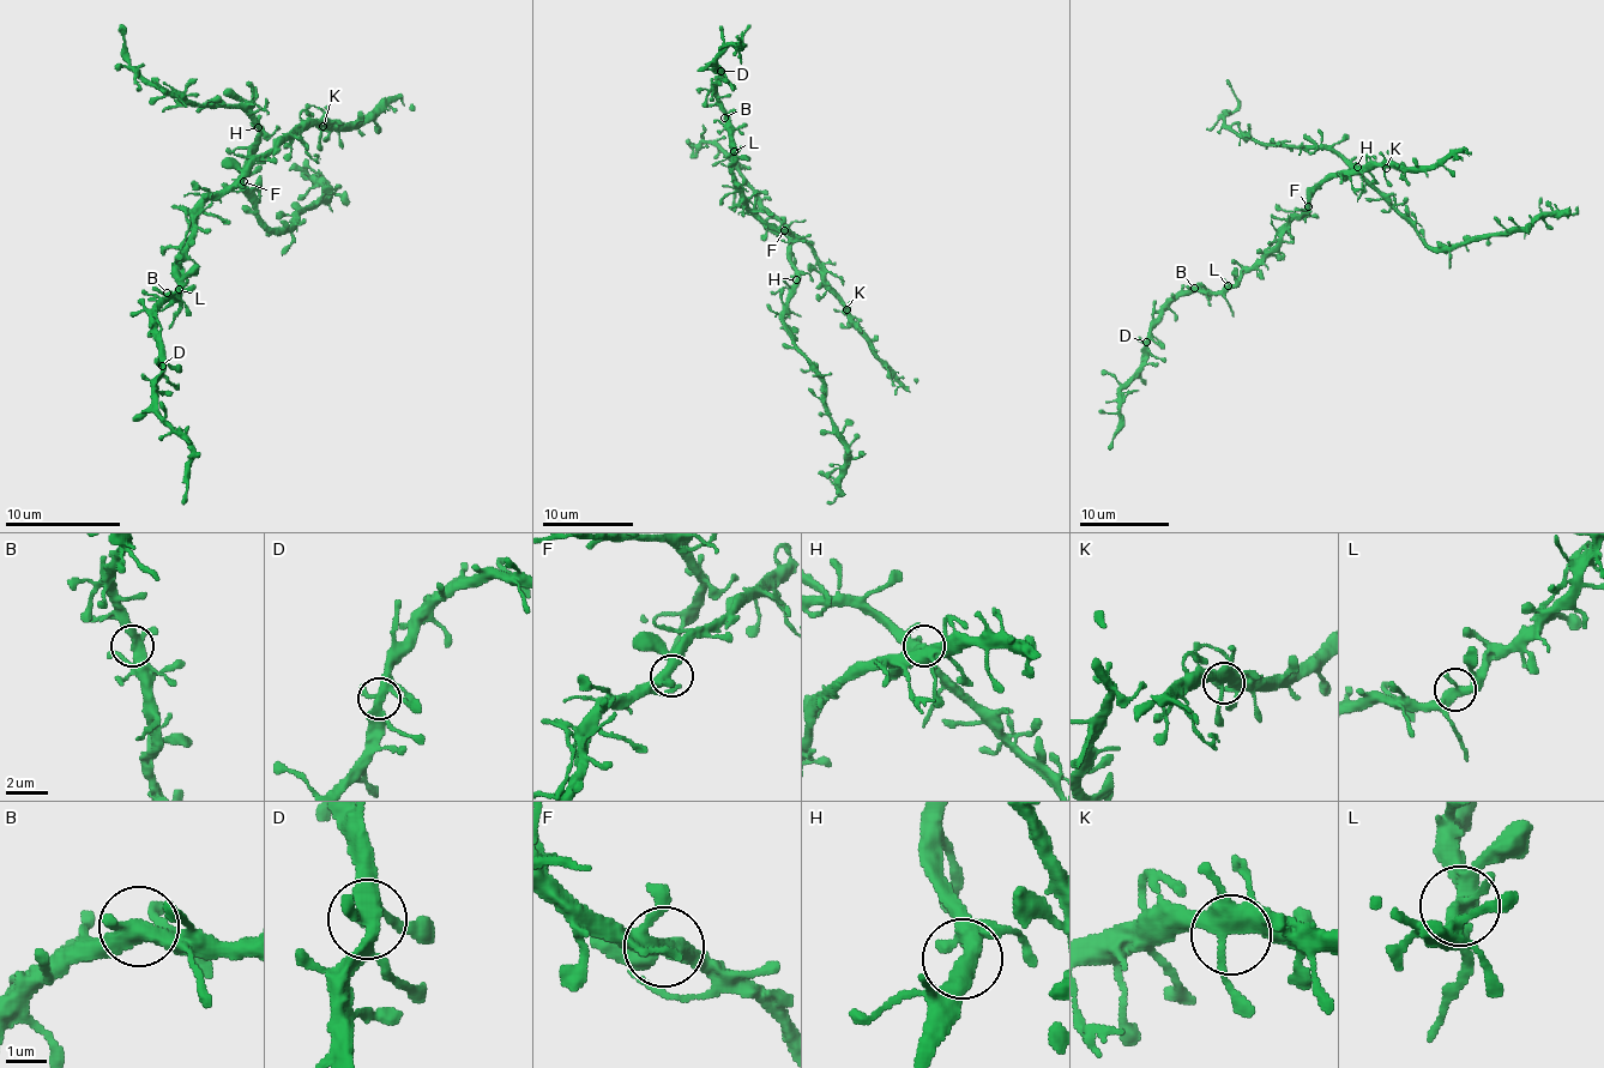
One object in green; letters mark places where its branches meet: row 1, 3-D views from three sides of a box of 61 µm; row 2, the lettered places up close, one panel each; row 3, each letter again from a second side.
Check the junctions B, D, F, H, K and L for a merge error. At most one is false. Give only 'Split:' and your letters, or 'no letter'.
Split: no letter

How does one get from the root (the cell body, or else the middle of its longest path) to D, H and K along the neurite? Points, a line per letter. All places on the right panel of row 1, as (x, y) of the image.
D: (1308, 204), (1232, 285), (1214, 293), (1187, 290), (1181, 295), (1163, 312), (1147, 342)
H: (1308, 204), (1308, 198), (1328, 178), (1339, 174), (1349, 175), (1357, 167)
K: (1308, 204), (1308, 198), (1333, 176), (1362, 174), (1375, 166), (1386, 168)

